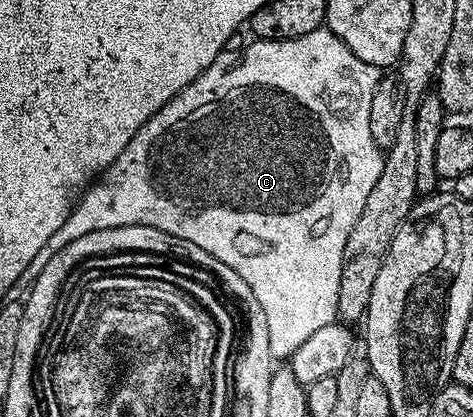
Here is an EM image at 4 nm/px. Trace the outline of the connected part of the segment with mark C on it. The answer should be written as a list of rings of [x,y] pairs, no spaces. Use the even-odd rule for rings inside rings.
[[[326,27],[317,31],[309,31],[309,35],[301,35],[297,39],[281,39],[280,41],[252,40],[252,45],[243,49],[238,57],[234,48],[228,47],[213,59],[213,63],[180,91],[157,115],[153,115],[133,139],[129,139],[129,147],[117,155],[117,159],[99,174],[97,180],[88,185],[87,192],[75,204],[75,210],[57,227],[49,243],[37,251],[37,259],[29,263],[23,273],[22,280],[30,283],[35,276],[53,259],[57,251],[61,251],[73,239],[81,239],[81,235],[89,235],[93,231],[105,231],[122,225],[148,225],[157,227],[159,233],[168,233],[175,237],[176,242],[188,246],[196,245],[201,251],[209,251],[220,266],[233,267],[245,283],[249,283],[249,291],[253,291],[257,303],[261,303],[261,311],[265,311],[265,327],[269,327],[269,351],[272,358],[290,359],[305,339],[316,334],[321,327],[334,322],[337,317],[337,287],[341,287],[341,267],[345,255],[345,243],[349,243],[349,231],[353,231],[353,223],[361,215],[365,207],[365,199],[369,199],[369,191],[377,184],[383,170],[384,150],[373,143],[373,134],[369,131],[369,103],[373,103],[373,91],[377,80],[374,65],[365,63],[353,55],[353,51],[343,48],[343,41]]]

